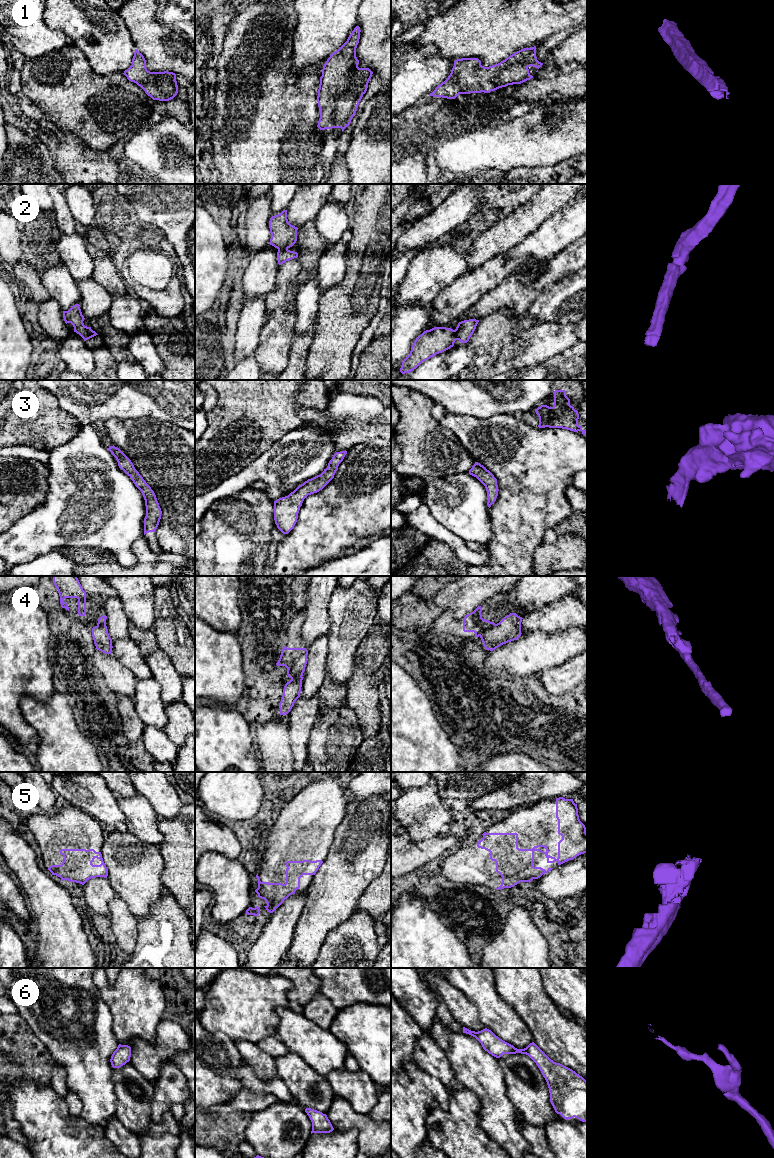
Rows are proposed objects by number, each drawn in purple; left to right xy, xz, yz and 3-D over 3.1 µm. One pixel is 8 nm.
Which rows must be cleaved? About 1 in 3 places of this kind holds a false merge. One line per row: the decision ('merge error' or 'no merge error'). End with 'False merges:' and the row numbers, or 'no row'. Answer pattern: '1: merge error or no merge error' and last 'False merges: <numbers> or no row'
1: no merge error
2: no merge error
3: no merge error
4: merge error
5: no merge error
6: no merge error
False merges: 4

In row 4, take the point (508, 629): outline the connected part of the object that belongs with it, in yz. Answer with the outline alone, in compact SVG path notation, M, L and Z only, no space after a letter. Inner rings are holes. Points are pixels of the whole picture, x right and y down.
M510 613L491 629L485 631L480 636L485 649L493 651L503 644L517 640L522 634L522 619L517 614Z

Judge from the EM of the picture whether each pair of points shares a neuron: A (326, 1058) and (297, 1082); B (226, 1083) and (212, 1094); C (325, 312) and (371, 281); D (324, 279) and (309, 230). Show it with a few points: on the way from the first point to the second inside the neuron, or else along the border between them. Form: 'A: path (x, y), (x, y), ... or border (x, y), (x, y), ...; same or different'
A: border (294, 1054), (297, 1054), (316, 1072), (325, 1077); different
B: path (223, 1084), (215, 1091); same
C: path (336, 312), (340, 312), (360, 292); same
D: border (326, 248), (318, 260), (314, 276); different

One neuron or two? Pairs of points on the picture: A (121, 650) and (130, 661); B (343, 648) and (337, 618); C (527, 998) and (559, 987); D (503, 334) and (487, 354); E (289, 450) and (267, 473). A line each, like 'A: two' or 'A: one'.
A: one
B: one
C: two
D: one
E: one

